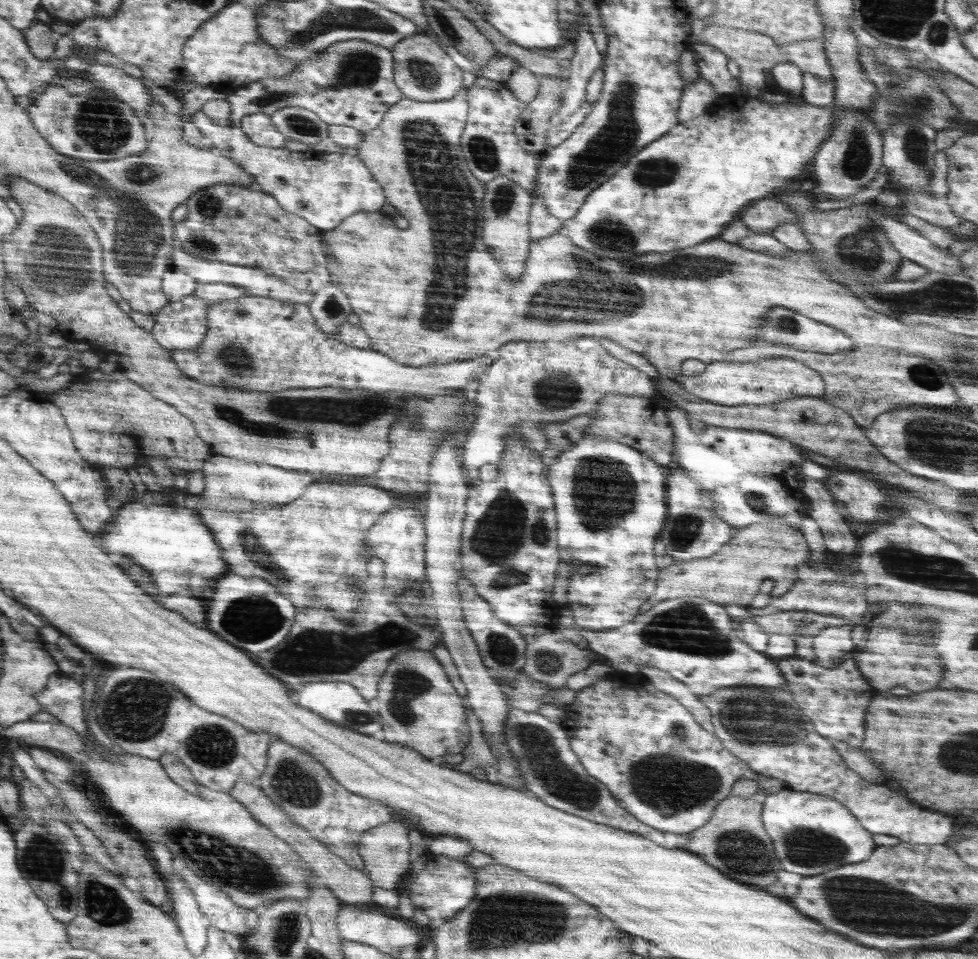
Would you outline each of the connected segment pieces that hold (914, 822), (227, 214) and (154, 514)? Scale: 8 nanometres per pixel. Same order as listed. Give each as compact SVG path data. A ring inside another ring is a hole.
M772 687L723 688L709 695L700 695L699 699L710 710L714 735L718 737L724 748L746 762L763 780L778 778L778 780L783 780L785 788L829 796L843 804L872 834L889 834L910 844L923 845L946 844L951 837L953 826L958 819L940 811L923 808L885 787L884 784L876 785L864 780L857 772L846 766L832 740L820 736L815 731L814 723L796 704L793 694L785 688L784 690Z
M220 183L194 193L185 203L189 208L186 218L174 225L179 246L188 254L254 267L313 293L332 282L318 235L320 229L305 217L286 210L270 193L244 185Z
M140 502L126 504L126 508L122 508L114 518L114 524L110 524L110 528L100 536L102 548L106 548L106 552L128 554L128 558L144 566L146 572L154 576L154 584L158 584L162 594L174 594L188 588L190 572L204 578L218 578L228 572L218 548L220 545L214 542L216 538L200 520L199 514L178 508L172 502L162 506L144 506Z

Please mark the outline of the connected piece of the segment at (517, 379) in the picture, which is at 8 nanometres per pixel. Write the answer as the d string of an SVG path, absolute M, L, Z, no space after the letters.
M580 336L566 342L510 342L495 351L495 361L481 376L472 397L475 398L475 412L469 414L472 423L468 436L461 448L462 468L468 486L480 482L478 475L481 466L497 465L505 449L506 436L513 430L519 430L525 446L532 450L544 451L549 448L549 440L541 428L548 423L561 423L565 420L593 412L597 402L608 393L649 397L653 393L652 380L631 364L613 357L596 336Z

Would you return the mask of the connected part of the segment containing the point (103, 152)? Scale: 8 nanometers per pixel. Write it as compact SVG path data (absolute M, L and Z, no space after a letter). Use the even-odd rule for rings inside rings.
M49 87L35 102L27 104L27 112L50 146L72 160L117 160L148 150L149 131L132 105L123 104L108 93L74 95L62 87Z

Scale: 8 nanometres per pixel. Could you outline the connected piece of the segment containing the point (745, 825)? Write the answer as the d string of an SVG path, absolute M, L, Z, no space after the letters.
M760 787L749 797L728 796L714 809L710 820L700 828L690 832L690 844L686 850L698 854L710 866L717 868L730 880L752 884L752 886L770 886L776 882L776 872L782 870L776 856L773 841L767 835L762 822L762 809L768 791Z

